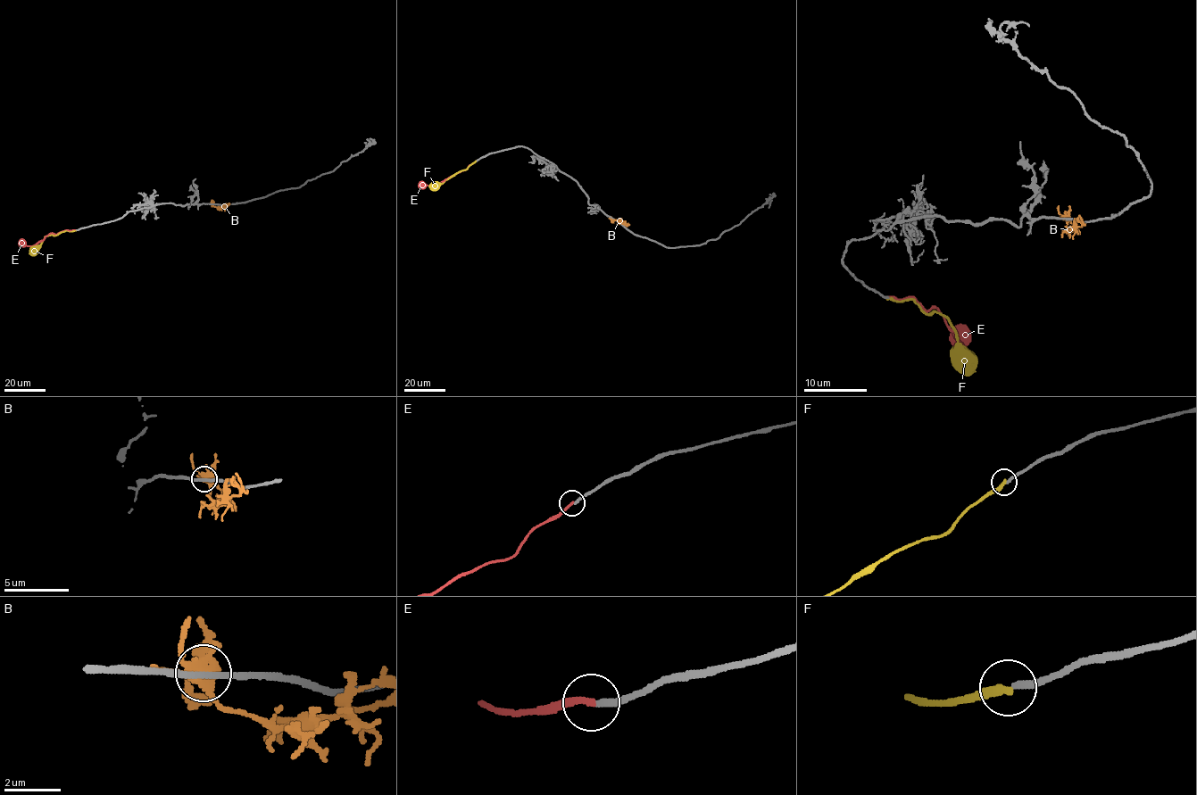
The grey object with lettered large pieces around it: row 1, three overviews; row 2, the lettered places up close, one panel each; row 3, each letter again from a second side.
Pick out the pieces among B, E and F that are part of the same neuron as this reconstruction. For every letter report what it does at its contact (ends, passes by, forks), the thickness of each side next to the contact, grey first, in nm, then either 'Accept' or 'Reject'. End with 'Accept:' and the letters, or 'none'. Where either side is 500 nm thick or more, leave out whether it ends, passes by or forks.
B: It forks there. Thickness 220 nm (grey) against 360 nm. Reject
E: It ends there. Thickness 240 nm (grey) against 220 nm. Accept
F: It ends there. Thickness 240 nm (grey) against 320 nm. Reject
Accept: E

